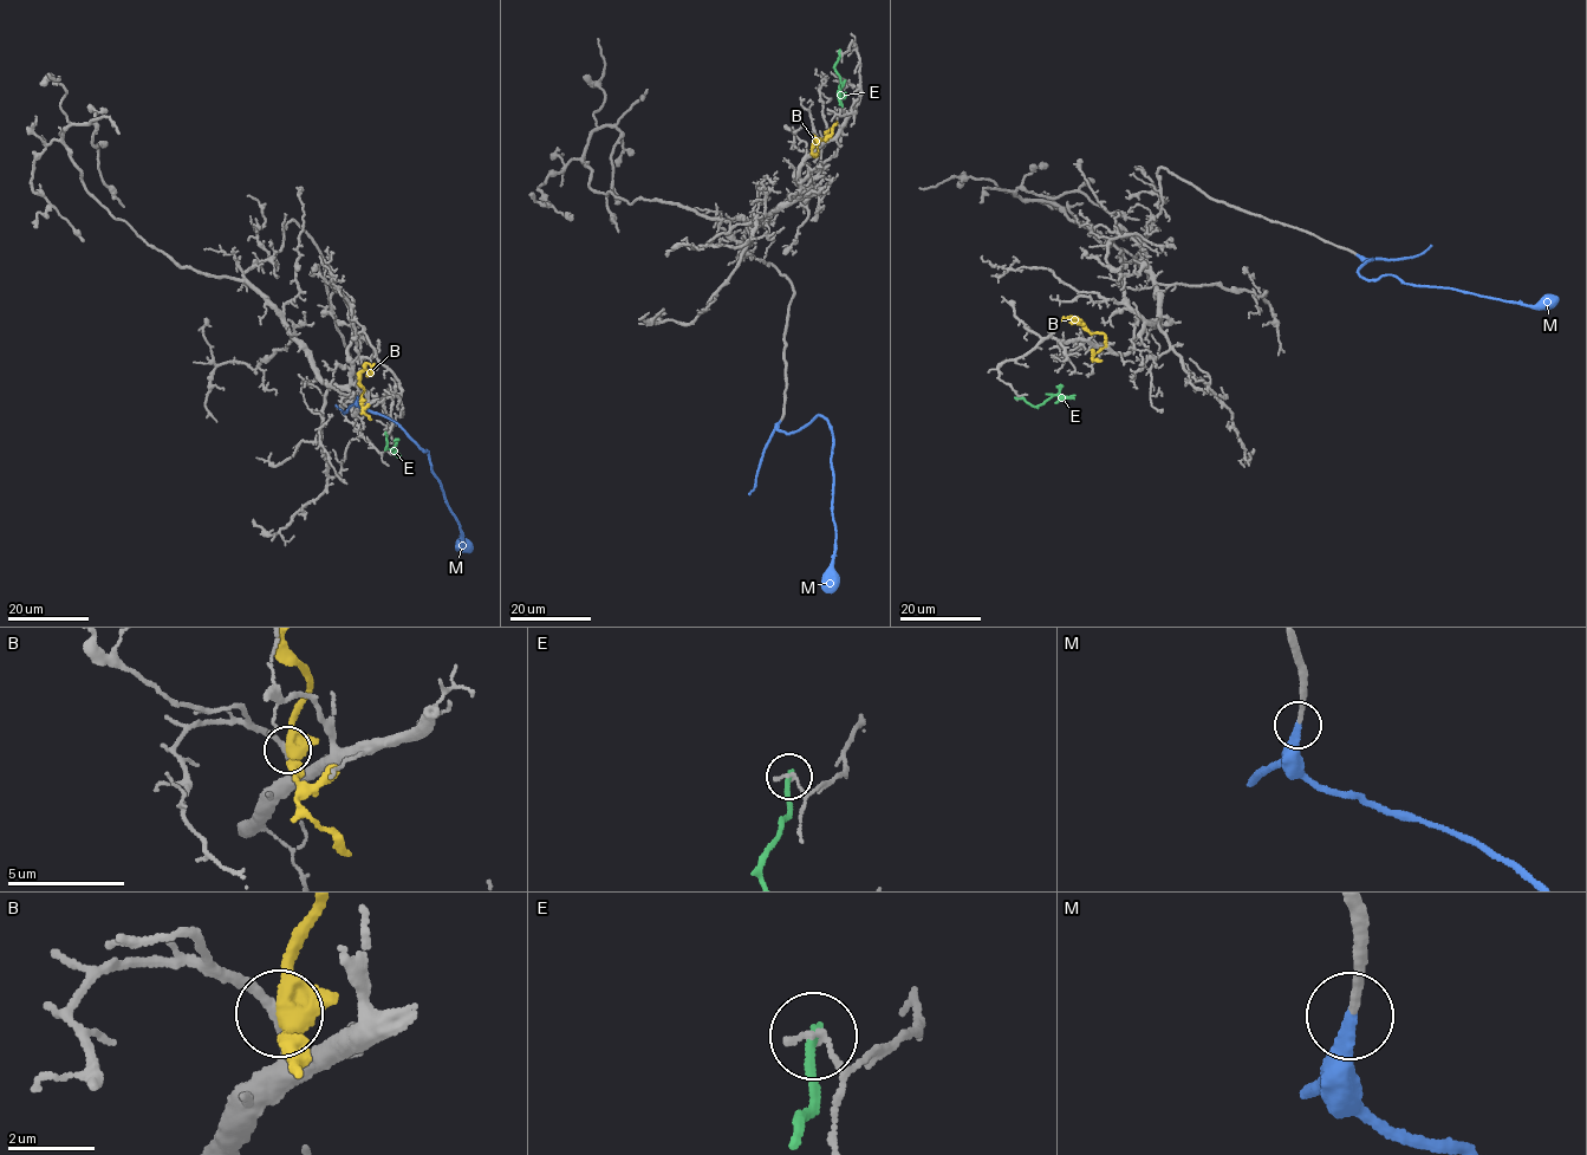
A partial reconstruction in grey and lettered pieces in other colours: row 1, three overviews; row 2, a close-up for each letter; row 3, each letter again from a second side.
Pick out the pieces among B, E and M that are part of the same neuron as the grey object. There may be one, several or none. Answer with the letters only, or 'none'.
M

